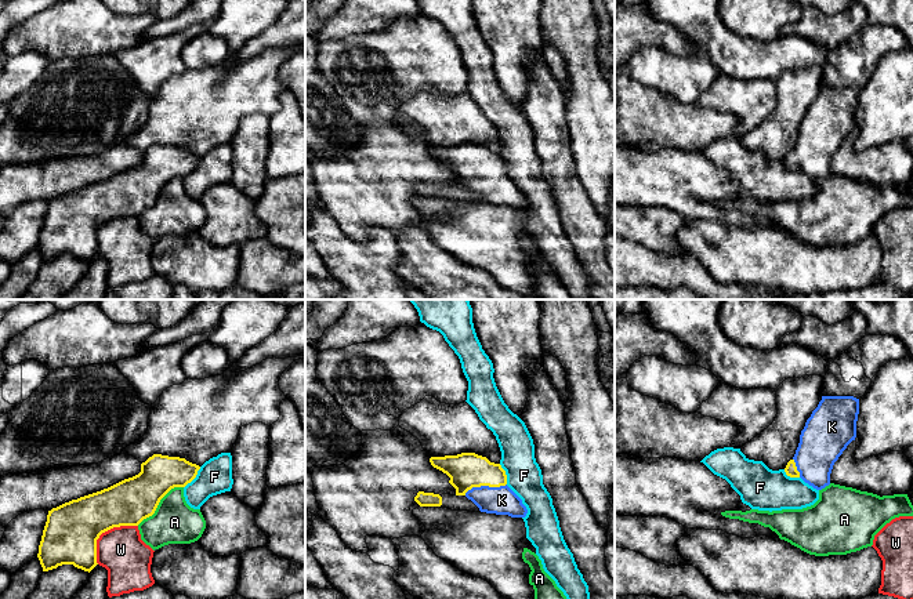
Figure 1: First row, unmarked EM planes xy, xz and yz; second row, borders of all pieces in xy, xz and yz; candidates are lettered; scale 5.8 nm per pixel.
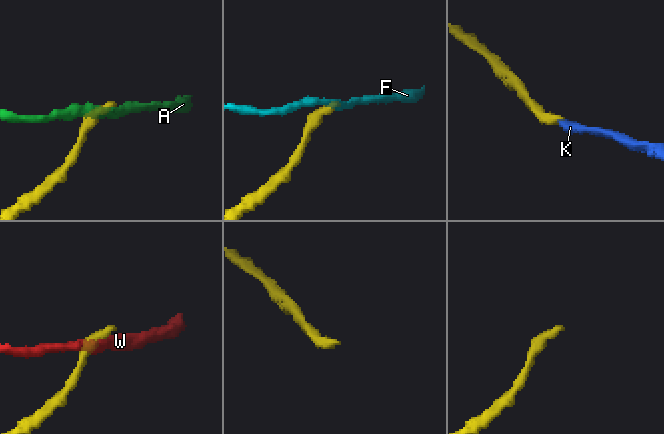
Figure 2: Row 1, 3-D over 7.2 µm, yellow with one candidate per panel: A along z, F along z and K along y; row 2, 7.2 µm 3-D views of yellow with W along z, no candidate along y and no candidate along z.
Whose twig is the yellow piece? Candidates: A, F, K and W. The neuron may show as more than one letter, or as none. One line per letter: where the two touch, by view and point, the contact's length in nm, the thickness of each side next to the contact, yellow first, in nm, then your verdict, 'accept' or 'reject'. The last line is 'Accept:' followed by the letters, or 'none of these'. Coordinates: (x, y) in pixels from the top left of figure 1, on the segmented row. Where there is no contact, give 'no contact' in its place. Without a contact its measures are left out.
A: contact xy (158, 504); length 360 nm; calibres 260 and 260 nm; reject
F: contact xy (194, 478); length 160 nm; calibres 220 and 200 nm; reject
K: contact xz (485, 485); length 260 nm; calibres 200 and 160 nm; accept
W: contact xy (105, 530); length 340 nm; calibres 320 and 280 nm; reject
Accept: K

